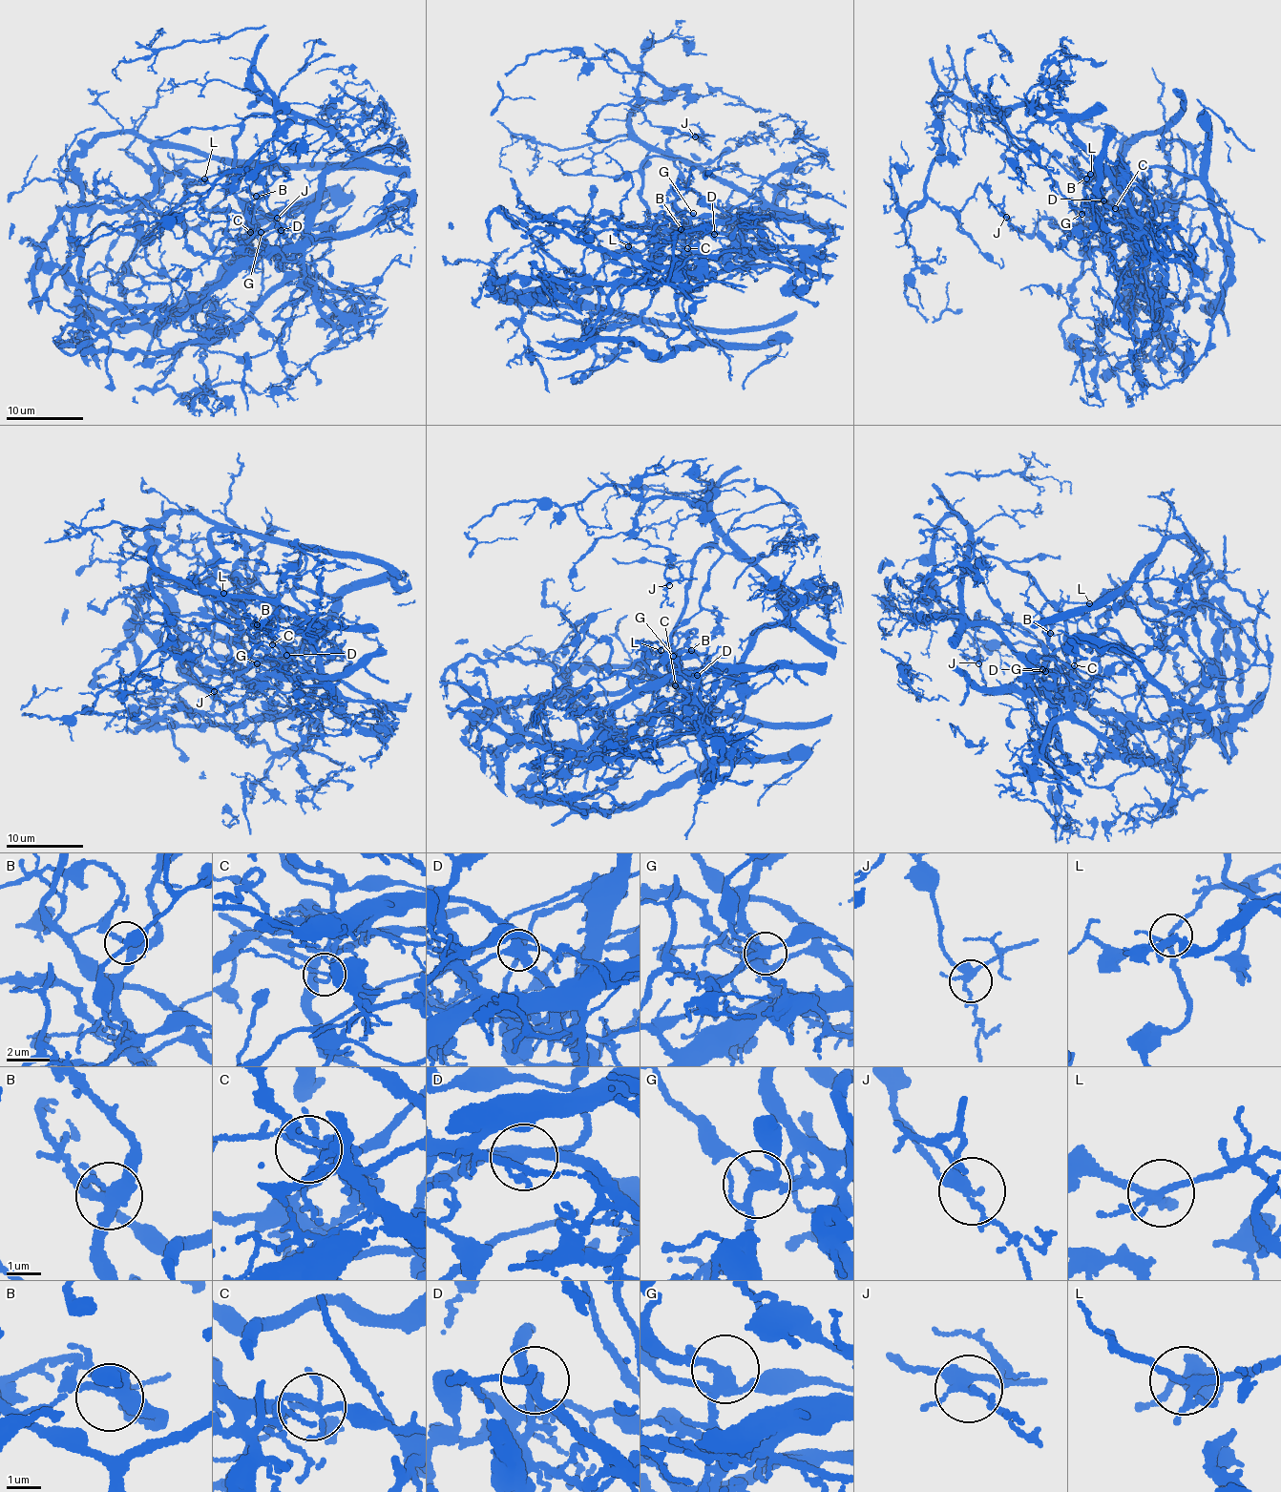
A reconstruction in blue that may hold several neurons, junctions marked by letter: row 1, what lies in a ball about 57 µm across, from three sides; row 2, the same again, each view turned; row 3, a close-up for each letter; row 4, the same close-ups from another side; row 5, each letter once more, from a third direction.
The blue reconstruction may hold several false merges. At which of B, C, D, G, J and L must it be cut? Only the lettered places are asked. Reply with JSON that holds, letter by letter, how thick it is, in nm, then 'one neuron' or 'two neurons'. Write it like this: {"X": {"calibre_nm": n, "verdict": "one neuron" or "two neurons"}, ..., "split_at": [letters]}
{"B": {"calibre_nm": 280, "verdict": "one neuron"}, "C": {"calibre_nm": 170, "verdict": "one neuron"}, "D": {"calibre_nm": 340, "verdict": "two neurons"}, "G": {"calibre_nm": 280, "verdict": "one neuron"}, "J": {"calibre_nm": 280, "verdict": "one neuron"}, "L": {"calibre_nm": 200, "verdict": "two neurons"}, "split_at": ["D", "L"]}

